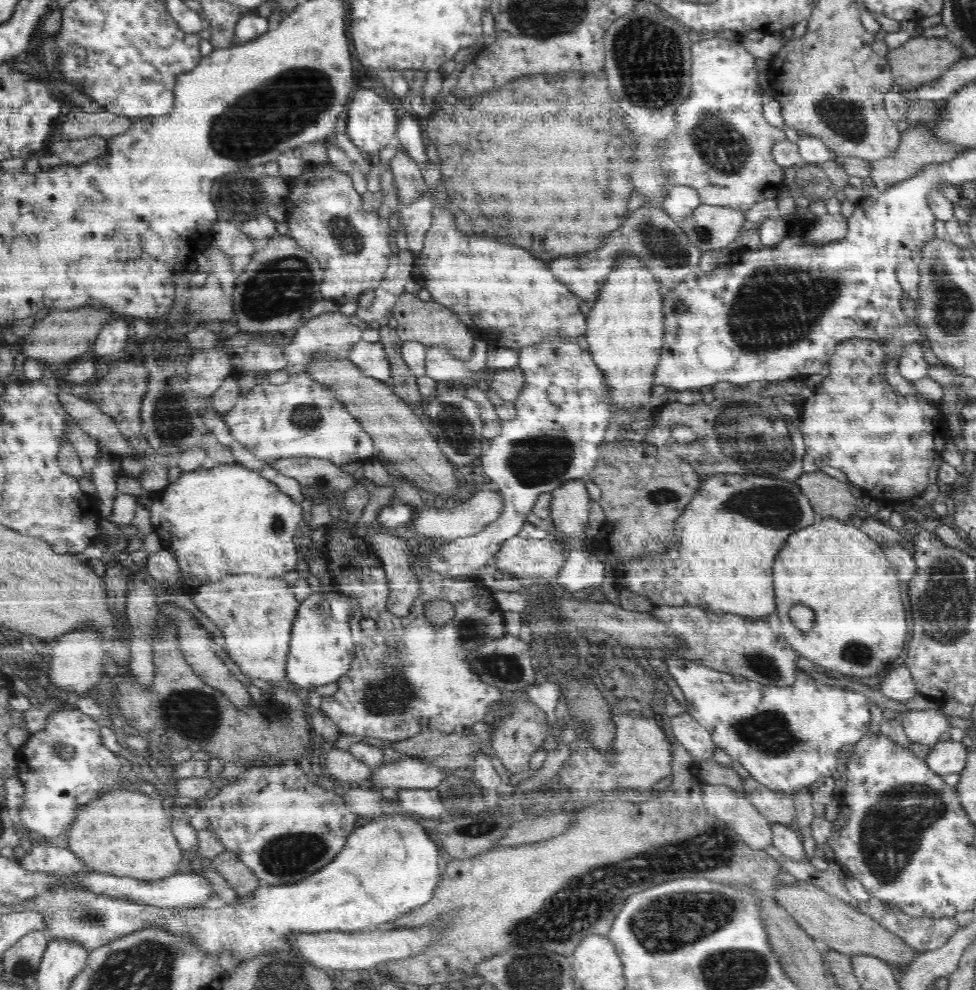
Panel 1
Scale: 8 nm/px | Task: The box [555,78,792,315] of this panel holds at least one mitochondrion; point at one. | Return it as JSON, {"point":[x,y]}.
{"point":[724,149]}

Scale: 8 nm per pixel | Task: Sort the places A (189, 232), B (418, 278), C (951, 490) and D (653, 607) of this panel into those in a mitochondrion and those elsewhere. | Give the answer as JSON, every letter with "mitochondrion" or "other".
{"A":"other","B":"other","C":"other","D":"other"}

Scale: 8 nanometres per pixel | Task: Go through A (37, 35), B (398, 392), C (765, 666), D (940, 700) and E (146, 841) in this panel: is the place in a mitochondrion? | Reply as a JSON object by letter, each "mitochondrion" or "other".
{"A":"other","B":"other","C":"mitochondrion","D":"other","E":"other"}

